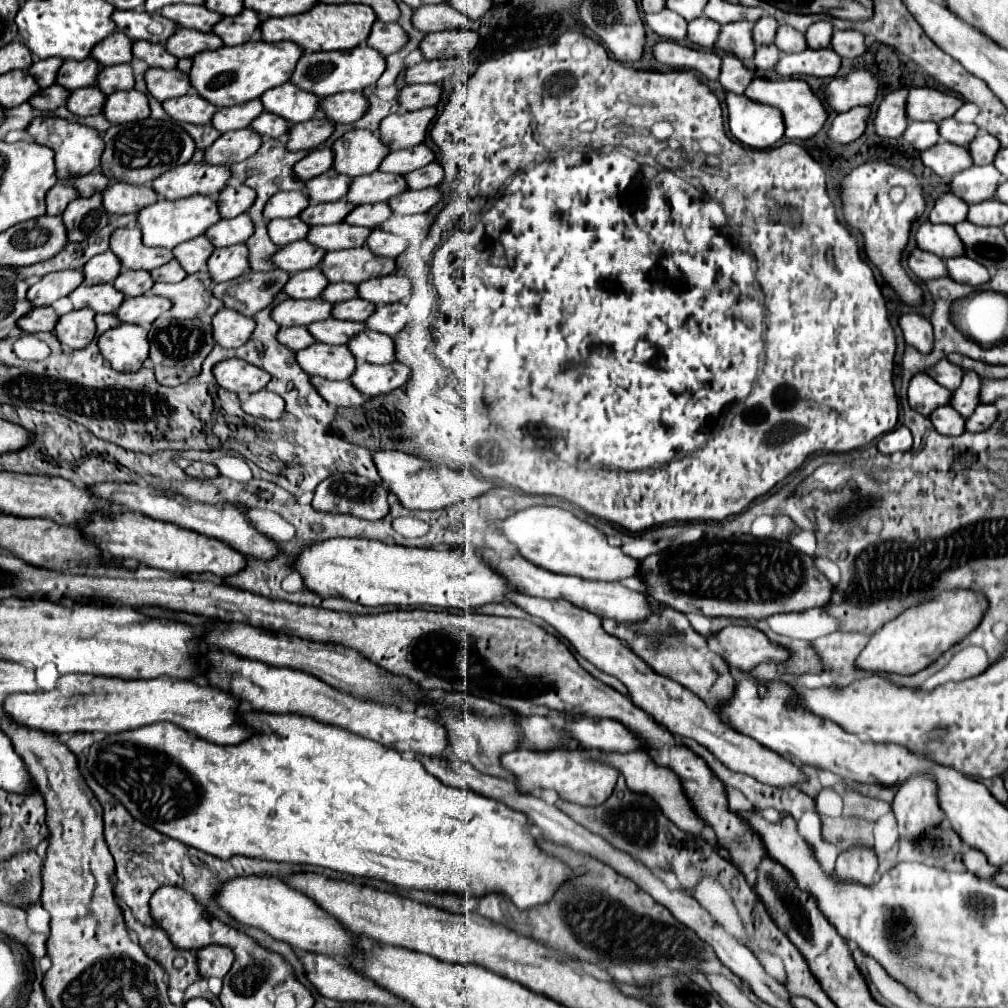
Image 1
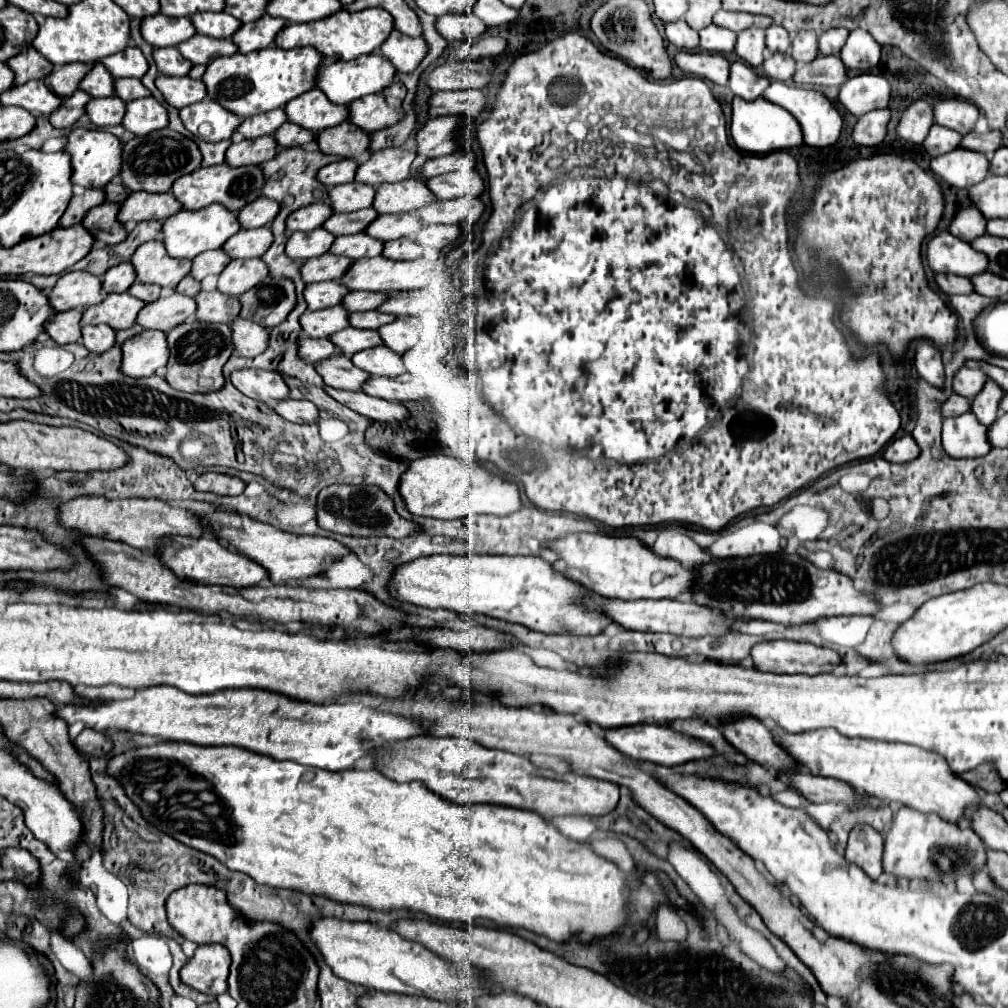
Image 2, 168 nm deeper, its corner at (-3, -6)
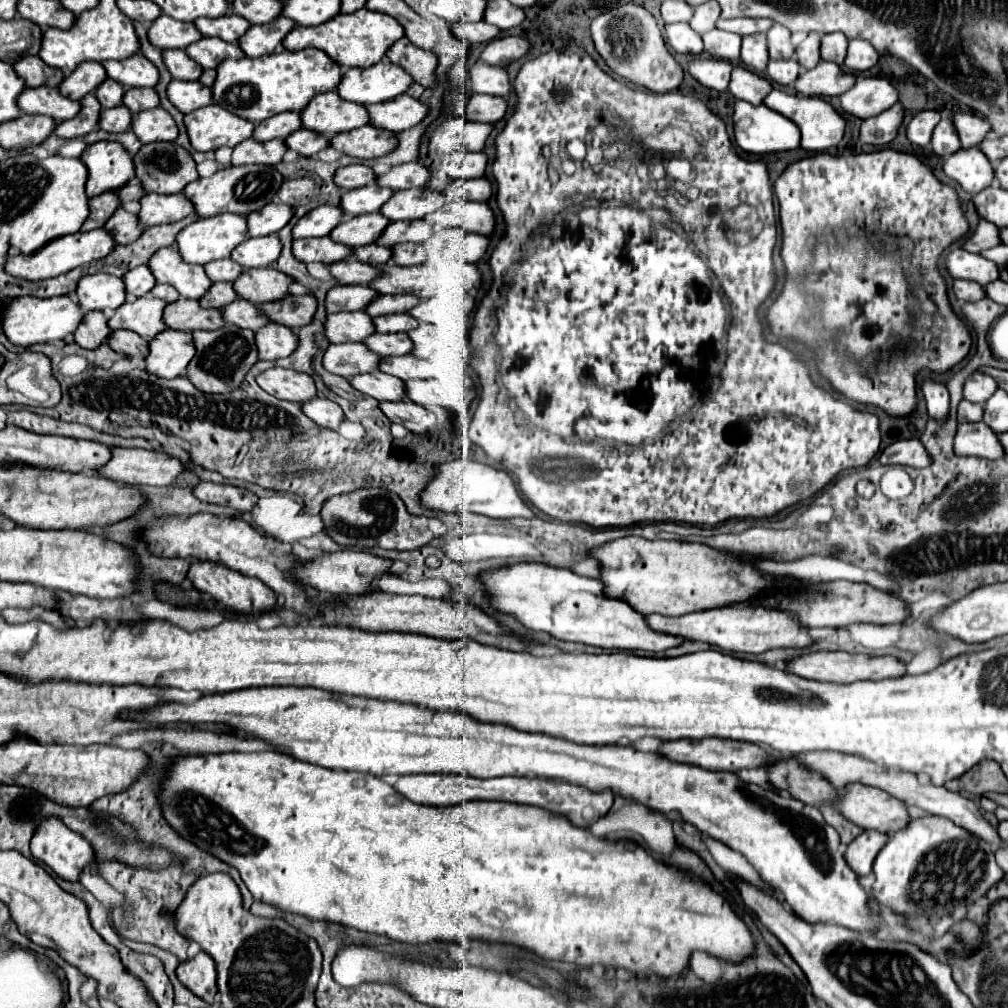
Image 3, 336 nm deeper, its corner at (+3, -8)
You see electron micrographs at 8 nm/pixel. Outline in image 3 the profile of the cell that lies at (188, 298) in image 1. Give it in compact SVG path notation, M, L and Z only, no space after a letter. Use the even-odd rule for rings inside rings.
M236 300L234 304L230 304L230 308L222 308L224 316L228 322L240 326L240 328L250 328L250 330L258 330L262 326L266 326L266 322L270 322L260 310L258 304L252 304L248 300Z

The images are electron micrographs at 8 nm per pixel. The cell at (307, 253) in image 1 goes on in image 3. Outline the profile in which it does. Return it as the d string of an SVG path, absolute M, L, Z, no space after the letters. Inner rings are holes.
M356 258L330 264L330 270L334 272L334 278L338 280L338 284L368 284L380 274L376 266L360 262Z

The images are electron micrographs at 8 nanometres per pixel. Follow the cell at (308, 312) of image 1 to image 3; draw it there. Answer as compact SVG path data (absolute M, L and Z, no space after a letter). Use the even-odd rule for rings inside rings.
M366 312L330 314L326 322L326 336L330 342L362 342L376 334L374 318Z

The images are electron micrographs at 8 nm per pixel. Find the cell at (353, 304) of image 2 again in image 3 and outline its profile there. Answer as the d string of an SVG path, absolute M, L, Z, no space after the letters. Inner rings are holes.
M386 294L386 296L378 296L378 300L374 300L374 304L370 304L370 308L366 308L366 312L370 316L398 314L398 312L412 310L418 302L420 302L420 298L412 296L412 294L394 294L394 296Z

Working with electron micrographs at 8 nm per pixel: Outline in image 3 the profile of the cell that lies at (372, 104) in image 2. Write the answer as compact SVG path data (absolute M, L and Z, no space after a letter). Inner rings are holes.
M402 94L386 104L370 104L366 108L370 112L370 122L376 128L386 128L396 134L420 124L430 112L430 108L422 100L408 94Z

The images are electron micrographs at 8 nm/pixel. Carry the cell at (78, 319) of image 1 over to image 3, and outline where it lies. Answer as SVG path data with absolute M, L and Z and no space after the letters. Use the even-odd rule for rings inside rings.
M114 330L114 336L110 336L108 344L124 356L148 356L148 342L130 330Z

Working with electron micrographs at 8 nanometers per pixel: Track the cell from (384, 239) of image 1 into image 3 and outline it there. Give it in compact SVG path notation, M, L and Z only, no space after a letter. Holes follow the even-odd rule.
M398 244L394 246L392 262L398 266L418 266L426 262L426 250L420 244Z

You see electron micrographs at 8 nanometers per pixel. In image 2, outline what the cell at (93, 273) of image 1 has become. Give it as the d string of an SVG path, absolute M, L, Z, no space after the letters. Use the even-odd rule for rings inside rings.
M120 262L118 266L112 266L102 276L102 290L104 294L110 292L126 292L128 286L132 286L136 274L130 262Z

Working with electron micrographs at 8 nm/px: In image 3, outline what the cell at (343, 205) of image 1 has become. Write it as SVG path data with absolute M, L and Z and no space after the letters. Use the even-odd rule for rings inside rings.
M382 214L356 216L338 224L338 228L334 228L330 238L346 246L366 246L366 244L374 244L382 236L388 224L390 220Z

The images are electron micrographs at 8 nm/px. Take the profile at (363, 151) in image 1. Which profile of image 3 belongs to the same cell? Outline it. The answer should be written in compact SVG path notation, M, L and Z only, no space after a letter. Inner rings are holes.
M408 162L392 168L386 174L378 176L378 184L386 184L394 190L406 188L426 188L430 182L430 170L420 162Z

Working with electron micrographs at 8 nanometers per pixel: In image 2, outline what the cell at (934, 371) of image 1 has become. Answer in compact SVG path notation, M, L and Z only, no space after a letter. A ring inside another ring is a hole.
M962 366L954 380L952 380L952 390L964 398L972 398L972 394L976 394L976 390L980 390L980 386L984 386L986 378L984 374L980 374L980 370L970 370L966 366Z

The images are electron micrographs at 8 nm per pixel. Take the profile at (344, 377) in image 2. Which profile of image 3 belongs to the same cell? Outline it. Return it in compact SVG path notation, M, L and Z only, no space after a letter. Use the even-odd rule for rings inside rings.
M372 372L372 374L364 374L364 376L354 376L350 378L350 384L354 388L358 388L360 392L376 398L376 400L390 400L390 402L398 402L406 398L406 384L390 374L384 372Z

